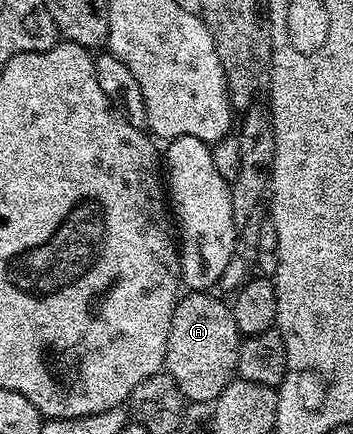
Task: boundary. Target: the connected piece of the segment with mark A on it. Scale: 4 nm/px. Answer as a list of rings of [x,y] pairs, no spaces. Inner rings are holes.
[[[186,292],[179,297],[174,306],[172,328],[168,332],[165,373],[178,385],[182,397],[187,403],[213,403],[224,392],[224,388],[234,381],[238,368],[238,349],[243,344],[243,335],[238,333],[233,309],[221,302],[221,297],[213,298],[210,292]]]

